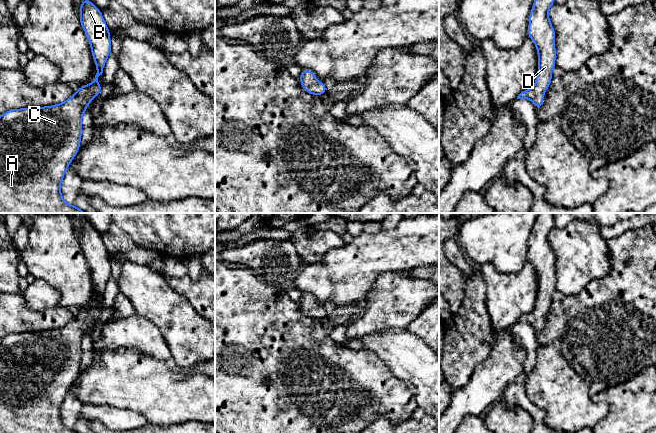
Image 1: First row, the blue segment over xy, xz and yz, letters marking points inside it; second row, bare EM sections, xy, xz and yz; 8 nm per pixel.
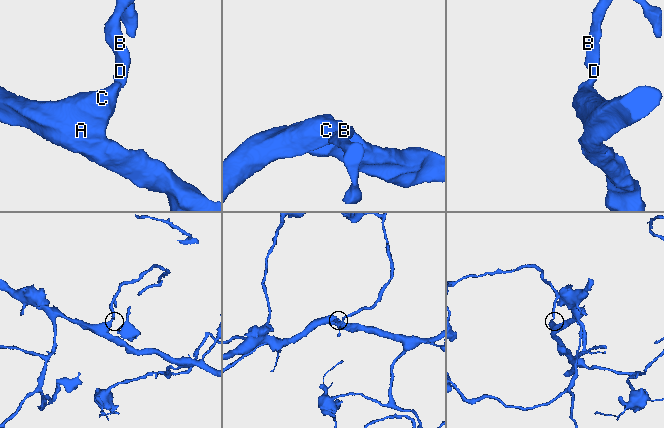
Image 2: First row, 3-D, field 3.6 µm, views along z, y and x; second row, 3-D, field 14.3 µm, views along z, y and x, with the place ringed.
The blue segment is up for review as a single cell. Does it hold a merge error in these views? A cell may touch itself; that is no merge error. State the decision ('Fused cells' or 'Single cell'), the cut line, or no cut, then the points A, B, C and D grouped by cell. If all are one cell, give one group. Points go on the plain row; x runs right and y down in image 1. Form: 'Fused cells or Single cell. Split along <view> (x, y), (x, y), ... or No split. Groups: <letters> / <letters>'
Single cell. No split. Groups: A B C D

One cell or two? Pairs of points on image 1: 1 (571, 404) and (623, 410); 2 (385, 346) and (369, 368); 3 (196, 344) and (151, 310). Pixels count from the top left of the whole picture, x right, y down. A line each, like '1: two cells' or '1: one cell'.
1: two cells
2: two cells
3: one cell

